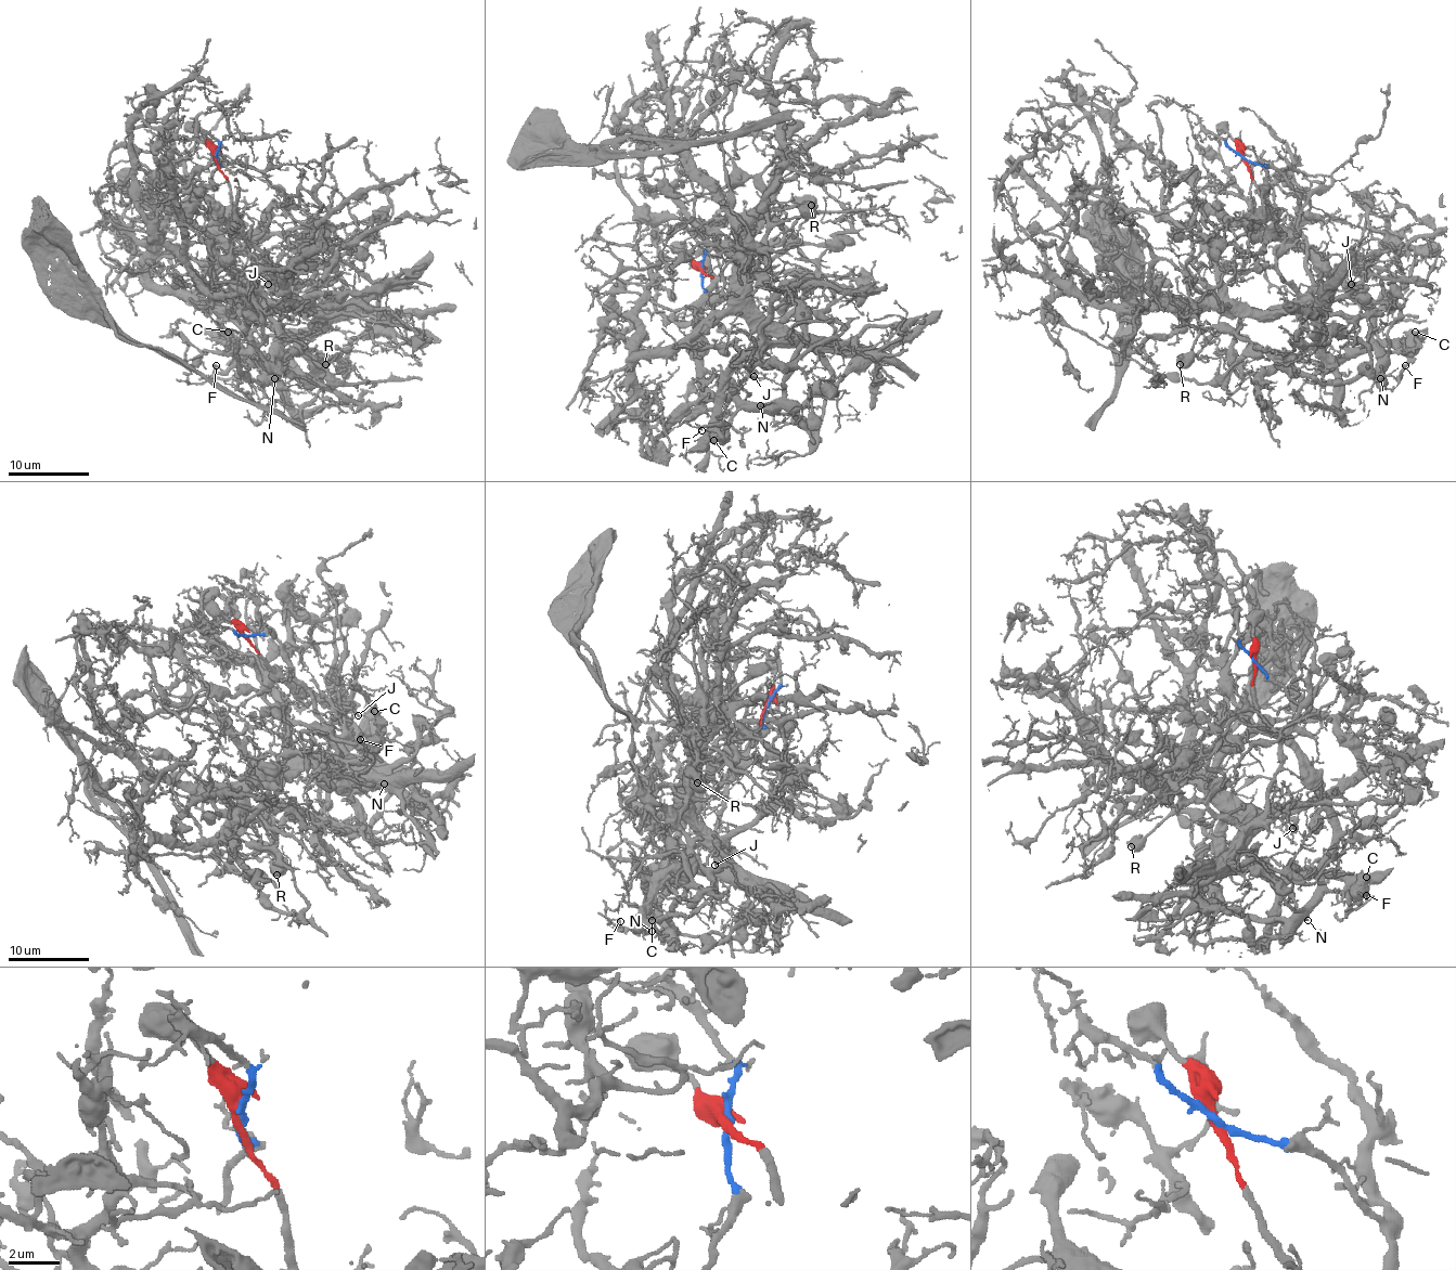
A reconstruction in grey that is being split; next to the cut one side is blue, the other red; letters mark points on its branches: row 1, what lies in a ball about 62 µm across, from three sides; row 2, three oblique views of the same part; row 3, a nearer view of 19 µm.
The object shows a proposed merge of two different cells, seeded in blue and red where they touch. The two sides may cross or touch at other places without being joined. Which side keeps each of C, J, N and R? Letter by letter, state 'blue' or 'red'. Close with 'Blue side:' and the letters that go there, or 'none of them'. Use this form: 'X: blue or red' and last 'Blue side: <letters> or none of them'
C: red
J: blue
N: red
R: red
Blue side: J

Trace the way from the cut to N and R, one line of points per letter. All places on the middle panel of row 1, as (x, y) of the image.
N: (703, 269), (717, 293), (698, 321), (705, 384), (745, 402), (773, 402), (761, 406)
R: (703, 269), (717, 293), (698, 321), (705, 384), (775, 402), (803, 315), (768, 277), (768, 233), (811, 204)

